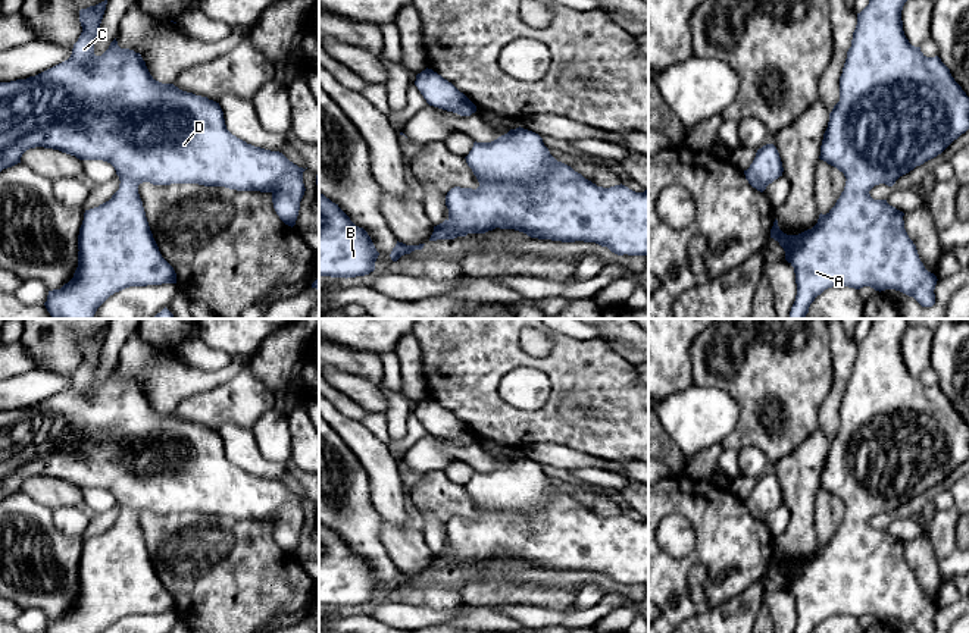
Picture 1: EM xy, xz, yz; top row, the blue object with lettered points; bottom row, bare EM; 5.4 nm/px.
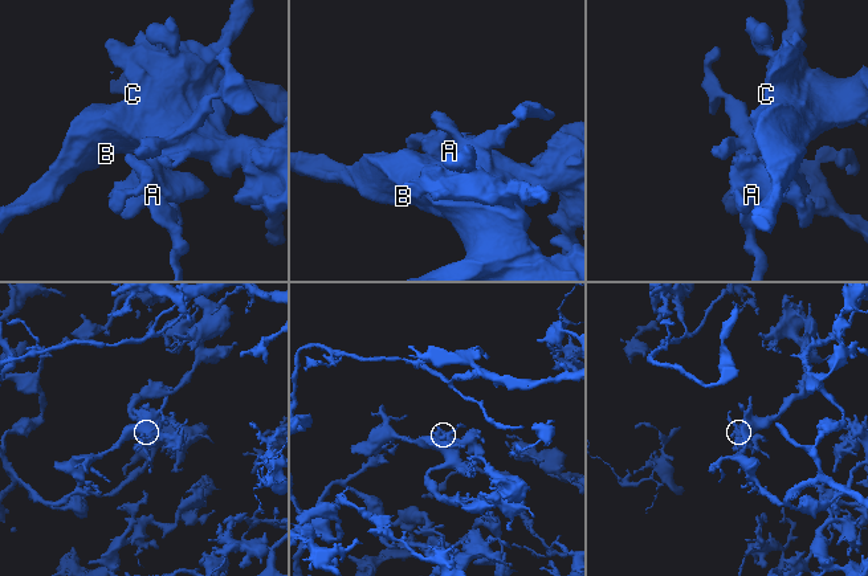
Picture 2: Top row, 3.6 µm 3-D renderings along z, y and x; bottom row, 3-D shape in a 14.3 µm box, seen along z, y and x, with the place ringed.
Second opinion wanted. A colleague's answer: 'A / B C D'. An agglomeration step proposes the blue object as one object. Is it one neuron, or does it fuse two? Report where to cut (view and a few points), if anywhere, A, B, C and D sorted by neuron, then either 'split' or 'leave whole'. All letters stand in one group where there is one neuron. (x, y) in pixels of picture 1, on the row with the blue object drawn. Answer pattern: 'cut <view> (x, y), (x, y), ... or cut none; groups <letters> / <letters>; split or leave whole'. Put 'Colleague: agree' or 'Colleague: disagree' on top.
Colleague: disagree
cut none; groups A B C D; leave whole

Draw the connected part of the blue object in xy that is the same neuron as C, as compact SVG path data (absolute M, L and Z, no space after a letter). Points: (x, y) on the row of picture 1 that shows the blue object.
M107 0L79 10L82 32L68 60L26 79L0 82L0 172L21 163L22 154L35 147L53 148L79 160L110 163L119 176L119 189L99 207L85 210L78 235L78 267L60 289L49 291L44 303L51 319L93 319L97 308L115 292L129 286L176 283L174 267L162 257L150 231L138 185L199 184L237 191L271 192L279 219L294 226L304 195L303 172L282 153L247 144L232 135L225 125L219 103L156 81L140 53L121 48L116 38L101 54L94 54L94 43Z

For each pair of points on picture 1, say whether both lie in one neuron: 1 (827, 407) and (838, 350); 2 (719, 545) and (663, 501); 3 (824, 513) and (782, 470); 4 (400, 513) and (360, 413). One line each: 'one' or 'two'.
1: one
2: one
3: two
4: two

